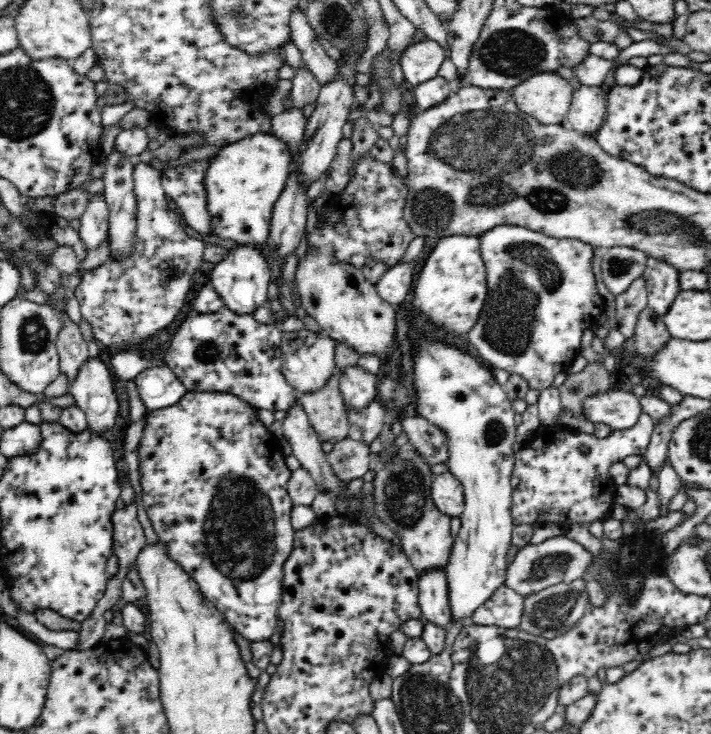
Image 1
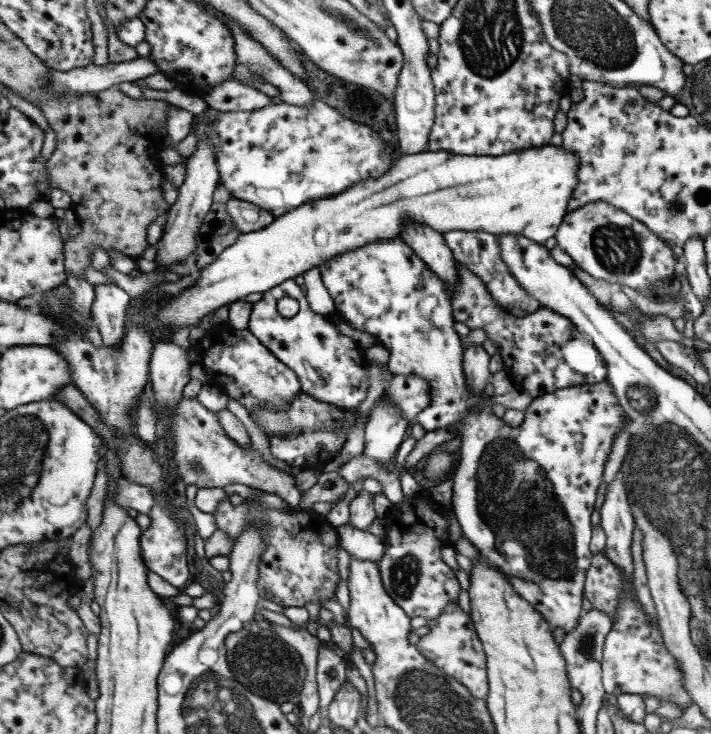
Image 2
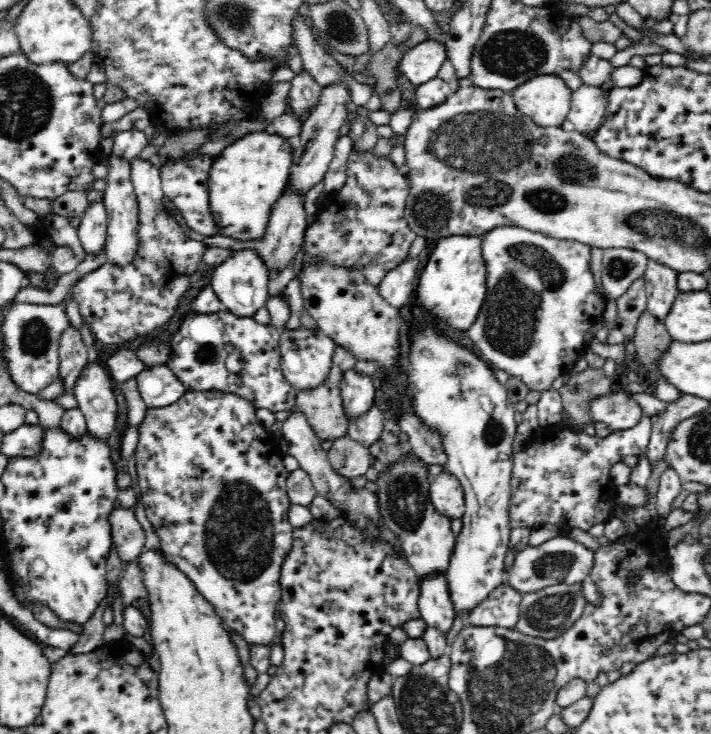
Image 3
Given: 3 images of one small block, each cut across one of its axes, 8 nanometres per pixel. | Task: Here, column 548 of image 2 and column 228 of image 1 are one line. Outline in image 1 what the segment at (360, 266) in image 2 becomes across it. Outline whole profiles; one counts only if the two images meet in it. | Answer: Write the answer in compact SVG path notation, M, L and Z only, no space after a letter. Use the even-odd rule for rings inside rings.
M187 391L178 402L166 408L147 410L142 438L137 446L142 504L148 519L154 525L160 544L164 546L169 558L198 583L198 589L202 591L206 600L214 603L216 609L223 614L225 622L250 643L268 642L276 632L278 606L282 602L283 567L294 549L295 530L290 522L293 503L287 492L288 478L292 471L286 467L284 457L280 437L269 431L256 417L256 408L236 394L218 391Z

